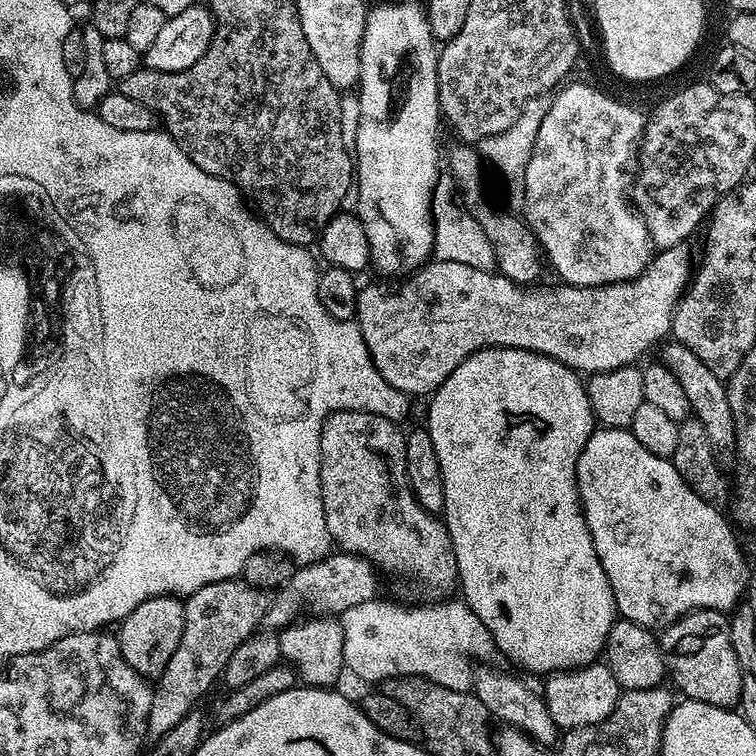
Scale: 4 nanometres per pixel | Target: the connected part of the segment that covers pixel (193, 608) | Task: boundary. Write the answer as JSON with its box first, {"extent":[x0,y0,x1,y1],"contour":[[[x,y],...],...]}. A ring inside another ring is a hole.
{"extent":[148,578,270,741],"contour":[[[243,578],[203,584],[198,591],[184,600],[184,625],[178,650],[174,650],[166,670],[155,681],[152,689],[148,732],[156,732],[156,741],[170,734],[170,730],[174,730],[174,726],[178,726],[178,722],[182,722],[182,718],[186,718],[186,714],[199,705],[196,703],[211,690],[212,683],[215,680],[217,683],[223,677],[226,662],[230,662],[230,654],[234,654],[234,650],[242,646],[244,639],[261,627],[269,603],[270,596],[265,589],[250,586]]]}

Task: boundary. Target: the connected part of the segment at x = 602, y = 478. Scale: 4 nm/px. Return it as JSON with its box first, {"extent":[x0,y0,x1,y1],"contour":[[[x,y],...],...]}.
{"extent":[576,426,748,630],"contour":[[[600,426],[593,431],[586,446],[582,446],[582,454],[578,458],[576,488],[580,491],[580,504],[584,508],[586,526],[594,538],[594,550],[602,562],[602,570],[606,570],[606,578],[610,578],[610,590],[614,590],[616,610],[623,619],[640,624],[643,628],[663,630],[681,616],[686,616],[689,612],[697,612],[700,608],[712,608],[715,612],[725,614],[731,613],[745,599],[744,591],[748,588],[748,564],[744,561],[744,552],[740,549],[735,534],[732,533],[733,525],[730,523],[729,517],[725,513],[724,517],[719,512],[721,509],[717,505],[698,498],[698,494],[694,494],[694,490],[690,490],[690,486],[682,478],[682,474],[678,474],[671,459],[658,454],[650,454],[650,450],[646,450],[646,446],[642,446],[642,442],[638,442],[638,438],[634,438],[634,434],[629,429]]]}

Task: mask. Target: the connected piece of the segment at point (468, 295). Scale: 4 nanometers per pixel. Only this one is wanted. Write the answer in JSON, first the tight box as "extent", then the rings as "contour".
{"extent":[354,243,694,398],"contour":[[[682,243],[675,244],[669,248],[659,249],[646,266],[646,270],[642,270],[642,274],[638,274],[634,279],[626,282],[603,284],[597,288],[579,288],[573,284],[565,284],[563,282],[557,283],[557,288],[525,286],[516,284],[510,278],[501,276],[499,271],[496,270],[462,266],[462,262],[433,259],[431,262],[425,263],[415,274],[409,275],[403,281],[405,284],[401,288],[394,289],[393,292],[388,292],[388,288],[384,284],[368,284],[365,288],[363,285],[359,289],[356,298],[354,319],[360,325],[362,338],[370,350],[370,358],[378,370],[378,374],[382,374],[382,378],[386,378],[386,382],[390,382],[390,386],[394,386],[394,390],[405,392],[410,398],[416,398],[416,396],[424,396],[423,398],[431,397],[432,393],[438,390],[438,386],[442,386],[442,382],[446,382],[446,378],[450,378],[450,374],[454,370],[458,370],[458,366],[462,366],[462,362],[467,356],[473,356],[475,352],[480,352],[483,348],[525,348],[531,352],[537,352],[543,356],[561,360],[565,366],[580,374],[609,372],[610,370],[618,370],[619,368],[635,365],[639,356],[646,355],[652,347],[655,349],[665,339],[663,336],[667,337],[671,333],[672,313],[676,311],[676,305],[679,304],[685,290],[688,289],[694,271],[694,260],[693,257],[692,260],[688,257],[688,247],[687,243]]]}

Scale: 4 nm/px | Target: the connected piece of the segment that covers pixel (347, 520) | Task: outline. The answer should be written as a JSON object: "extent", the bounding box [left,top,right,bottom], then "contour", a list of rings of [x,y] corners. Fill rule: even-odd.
{"extent":[320,412,458,598],"contour":[[[334,412],[332,415],[324,419],[322,426],[322,438],[320,439],[320,489],[322,490],[322,506],[324,507],[324,517],[326,518],[326,526],[330,530],[335,547],[341,553],[350,556],[362,556],[369,564],[375,566],[381,573],[393,572],[396,576],[416,576],[416,580],[428,592],[433,592],[433,597],[444,598],[451,588],[455,589],[458,584],[458,573],[456,570],[456,559],[454,558],[454,550],[450,542],[450,534],[448,528],[444,525],[443,519],[439,515],[427,512],[424,507],[416,501],[416,496],[412,492],[412,488],[408,484],[408,471],[406,470],[406,450],[404,442],[405,433],[399,432],[397,421],[387,420],[373,412]]]}

